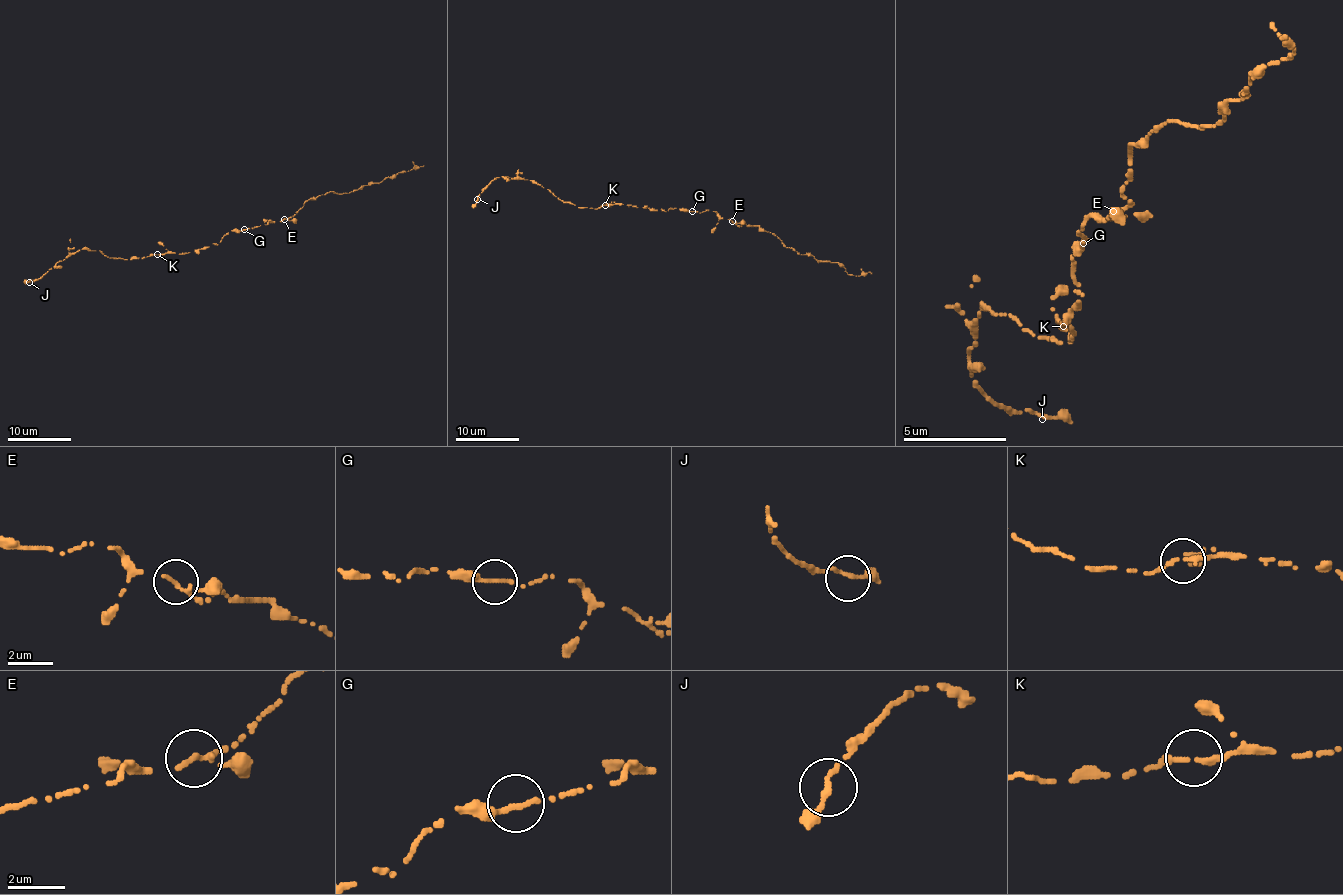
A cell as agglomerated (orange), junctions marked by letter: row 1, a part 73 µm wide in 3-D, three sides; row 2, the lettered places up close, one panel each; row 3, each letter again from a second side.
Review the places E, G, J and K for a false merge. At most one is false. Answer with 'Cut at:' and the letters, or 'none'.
Cut at: none

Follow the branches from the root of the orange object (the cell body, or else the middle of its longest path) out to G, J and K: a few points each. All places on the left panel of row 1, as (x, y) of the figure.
G: (220, 241), (228, 232), (244, 229)
J: (220, 241), (195, 252), (165, 252), (130, 259), (107, 257), (99, 251), (78, 249), (29, 282)
K: (220, 241), (195, 252), (157, 254)

